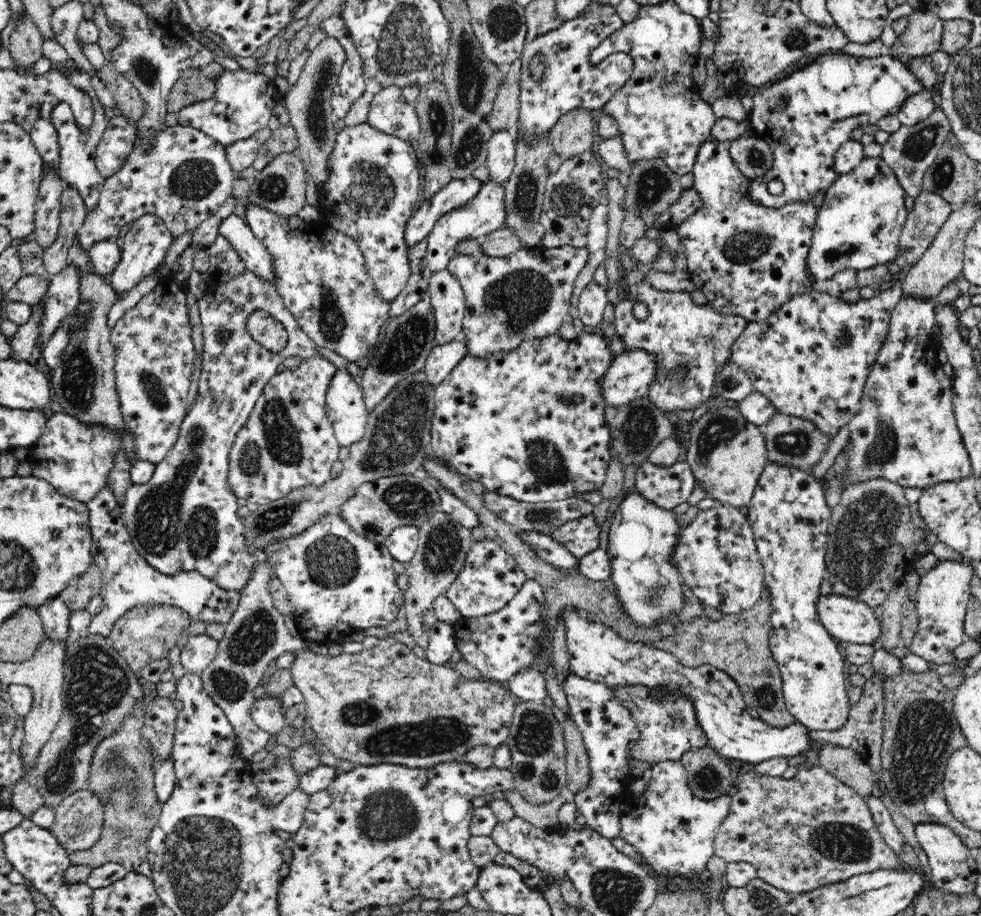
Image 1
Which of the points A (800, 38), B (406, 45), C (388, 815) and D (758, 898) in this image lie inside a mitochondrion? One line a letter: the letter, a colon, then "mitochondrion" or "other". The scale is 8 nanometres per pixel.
A: mitochondrion
B: mitochondrion
C: mitochondrion
D: mitochondrion

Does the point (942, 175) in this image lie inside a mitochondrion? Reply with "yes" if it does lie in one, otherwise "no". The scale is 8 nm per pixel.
yes

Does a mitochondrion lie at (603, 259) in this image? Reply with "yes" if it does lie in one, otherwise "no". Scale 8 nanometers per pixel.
no

